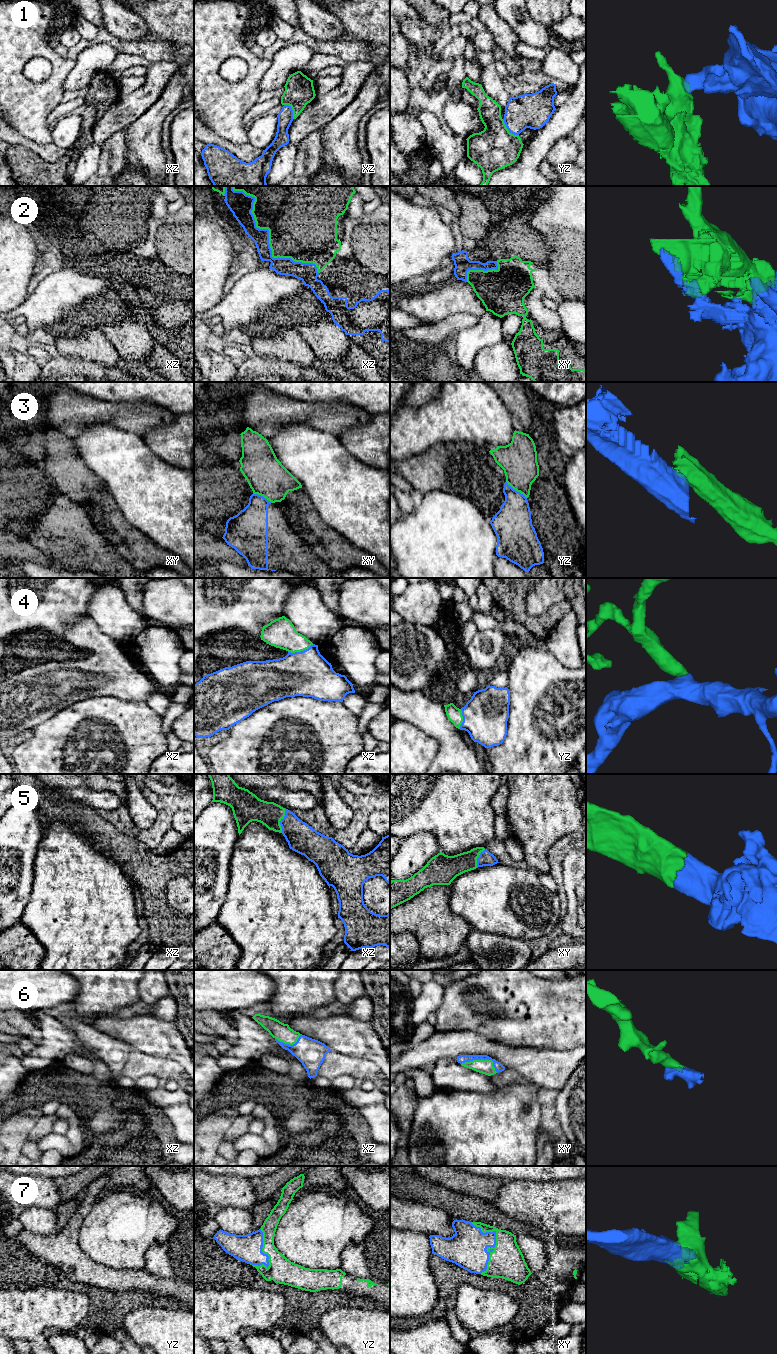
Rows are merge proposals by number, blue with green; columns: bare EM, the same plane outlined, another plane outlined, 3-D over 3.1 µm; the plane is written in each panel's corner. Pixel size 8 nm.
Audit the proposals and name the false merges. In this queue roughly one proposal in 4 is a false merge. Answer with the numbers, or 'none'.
1, 3

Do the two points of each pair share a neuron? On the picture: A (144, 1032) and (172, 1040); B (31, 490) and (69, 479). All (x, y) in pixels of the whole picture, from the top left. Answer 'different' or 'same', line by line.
A: same
B: same

